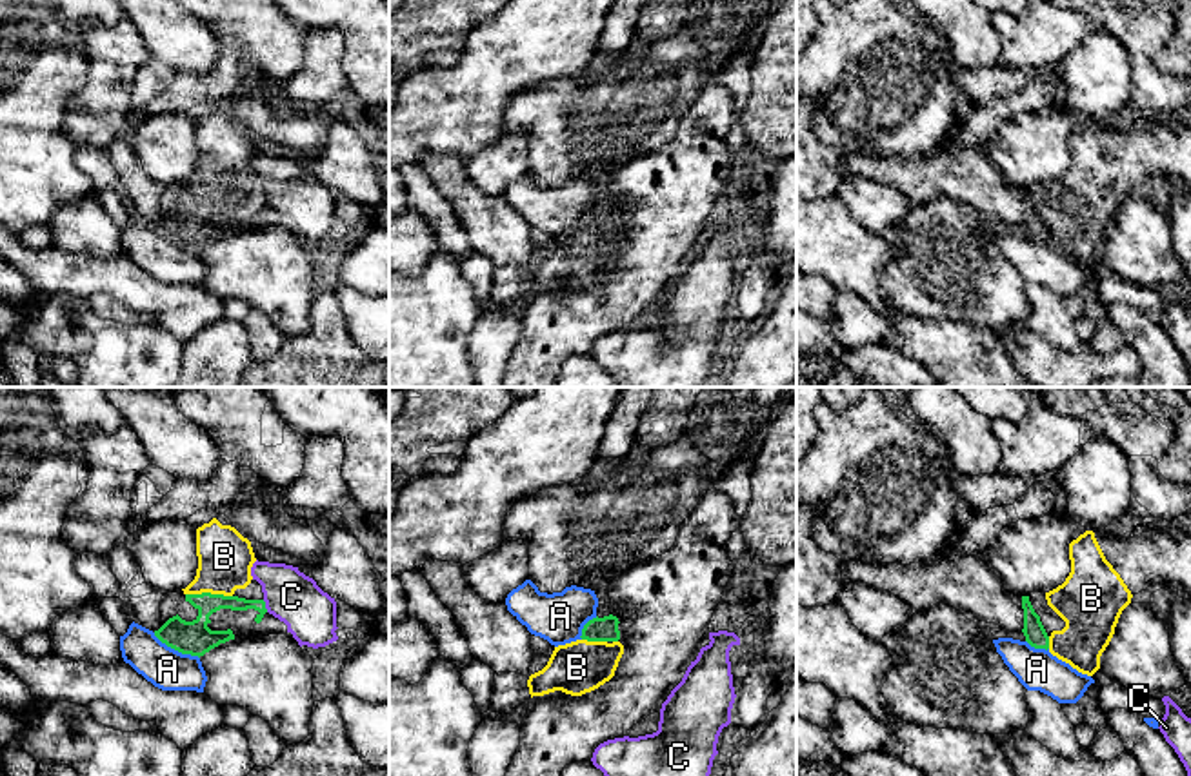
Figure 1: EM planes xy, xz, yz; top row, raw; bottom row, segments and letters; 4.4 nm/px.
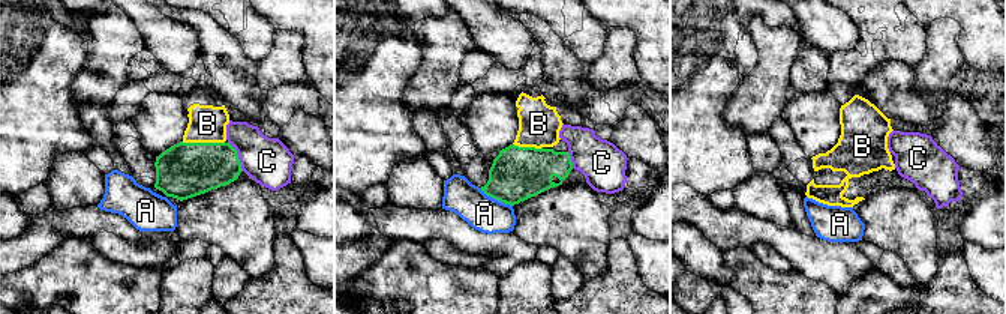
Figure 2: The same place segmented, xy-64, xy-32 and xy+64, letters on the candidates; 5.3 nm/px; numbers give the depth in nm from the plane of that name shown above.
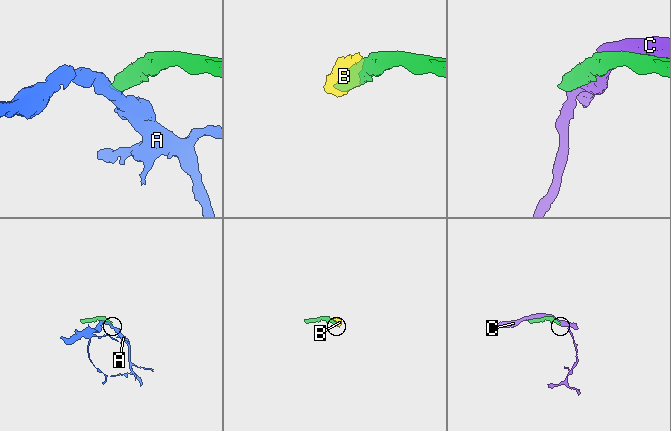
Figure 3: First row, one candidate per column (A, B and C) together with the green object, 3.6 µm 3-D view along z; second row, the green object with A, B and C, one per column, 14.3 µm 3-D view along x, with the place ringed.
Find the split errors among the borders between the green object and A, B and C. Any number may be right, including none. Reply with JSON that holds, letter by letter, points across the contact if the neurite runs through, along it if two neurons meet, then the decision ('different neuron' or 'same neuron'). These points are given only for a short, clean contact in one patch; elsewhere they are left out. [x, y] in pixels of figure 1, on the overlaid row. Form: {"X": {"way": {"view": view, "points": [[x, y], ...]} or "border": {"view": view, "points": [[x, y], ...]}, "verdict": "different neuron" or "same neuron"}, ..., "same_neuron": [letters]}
{"A": {"border": {"view": "xy", "points": [[153, 633], [168, 646], [199, 658]]}, "verdict": "different neuron"}, "B": {"verdict": "same neuron"}, "C": {"verdict": "different neuron"}, "same_neuron": ["B"]}

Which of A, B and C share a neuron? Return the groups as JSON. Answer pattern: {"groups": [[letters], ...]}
{"groups": [["A"], ["B"], ["C"]]}

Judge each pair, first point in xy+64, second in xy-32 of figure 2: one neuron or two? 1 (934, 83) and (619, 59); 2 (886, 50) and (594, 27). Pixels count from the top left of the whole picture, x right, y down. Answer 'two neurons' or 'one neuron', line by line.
1: one neuron
2: one neuron

